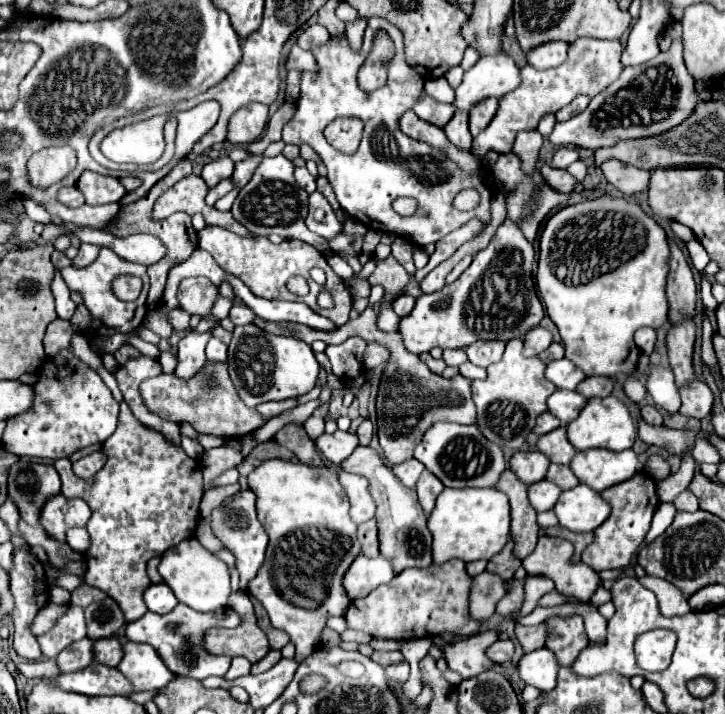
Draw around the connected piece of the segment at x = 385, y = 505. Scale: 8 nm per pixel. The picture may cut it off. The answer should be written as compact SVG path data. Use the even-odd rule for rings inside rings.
M356 447L352 455L344 459L342 467L344 471L358 473L370 481L368 489L372 491L372 497L378 505L376 517L380 525L380 553L392 561L396 573L408 567L428 567L432 563L432 537L426 525L428 517L418 505L416 493L394 477L394 473L382 463L380 455L372 447Z

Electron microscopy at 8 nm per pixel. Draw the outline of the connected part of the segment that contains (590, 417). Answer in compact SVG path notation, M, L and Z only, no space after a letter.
M610 395L610 397L594 397L586 403L586 407L580 411L580 415L568 423L568 439L572 441L572 445L578 451L584 449L592 449L592 447L604 447L610 451L624 451L628 447L634 445L634 439L638 435L636 423L630 415L630 409L626 407L624 401L620 401L618 397Z

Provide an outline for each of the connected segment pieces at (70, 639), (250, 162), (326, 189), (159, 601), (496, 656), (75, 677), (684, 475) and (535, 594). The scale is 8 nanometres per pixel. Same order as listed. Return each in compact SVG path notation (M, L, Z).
M68 603L68 609L64 615L58 617L56 625L38 637L42 655L46 659L56 659L62 649L72 645L74 641L80 641L86 637L86 621L84 621L84 609L78 605Z
M252 155L250 159L246 159L242 163L236 163L234 173L232 173L232 181L234 181L234 187L236 189L242 189L252 179L252 173L254 173L254 169L256 169L256 165L260 161L262 161L260 155Z
M318 177L318 191L330 201L330 205L332 205L332 209L338 209L340 205L338 205L338 201L336 201L336 197L334 197L334 191L332 191L332 187L330 187L330 183L328 183L328 179L326 177Z
M158 583L158 585L150 585L144 593L144 601L146 601L146 607L154 613L170 613L176 605L178 605L178 599L174 597L172 589L164 583Z
M506 639L506 641L496 641L496 643L492 643L490 645L490 649L486 649L486 655L488 655L488 659L492 659L494 663L506 663L506 661L510 661L512 659L512 655L514 655L514 643L510 641L510 639Z
M92 663L88 669L76 671L76 673L62 673L58 679L60 689L82 693L90 697L100 695L132 695L134 687L132 683L114 667Z
M684 455L682 467L680 467L674 475L666 477L666 481L660 481L660 483L658 483L658 497L660 497L660 501L674 503L674 499L676 499L682 491L688 489L692 477L694 477L694 459L692 459L690 455Z
M526 577L526 587L524 587L524 605L522 605L522 611L518 613L512 613L512 617L520 617L520 615L528 615L534 607L536 607L536 601L552 591L554 585L552 581L548 581L548 577Z

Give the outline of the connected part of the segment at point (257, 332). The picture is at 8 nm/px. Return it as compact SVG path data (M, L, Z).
M258 325L234 327L234 337L228 347L228 367L240 397L244 397L244 403L252 407L266 401L282 401L308 393L316 385L320 371L310 345L296 337L268 333Z

